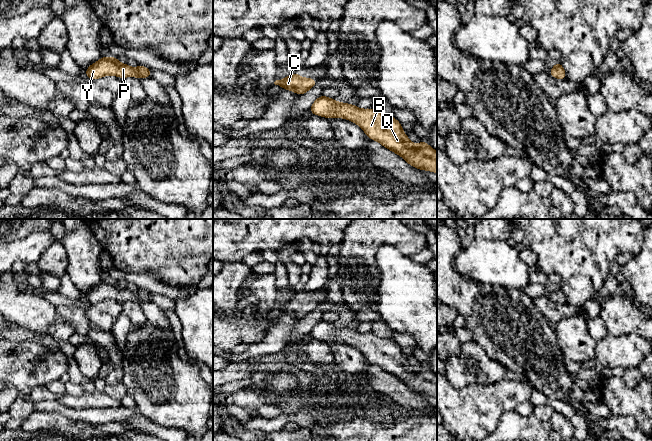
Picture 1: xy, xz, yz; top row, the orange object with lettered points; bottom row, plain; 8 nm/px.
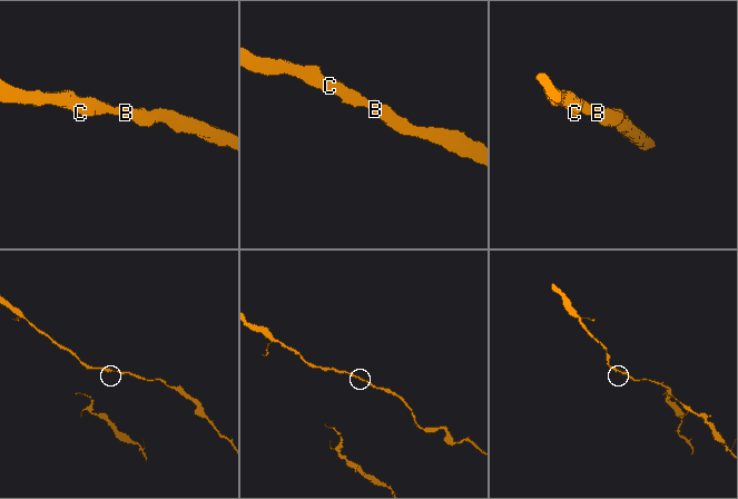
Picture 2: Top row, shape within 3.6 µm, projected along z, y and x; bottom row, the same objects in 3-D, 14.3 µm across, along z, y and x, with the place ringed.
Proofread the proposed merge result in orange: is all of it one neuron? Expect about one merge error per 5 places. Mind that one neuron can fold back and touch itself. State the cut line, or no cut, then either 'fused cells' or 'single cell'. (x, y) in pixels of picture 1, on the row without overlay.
cut none; single cell

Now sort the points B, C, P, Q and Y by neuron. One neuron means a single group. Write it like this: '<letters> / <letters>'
B C P Q Y

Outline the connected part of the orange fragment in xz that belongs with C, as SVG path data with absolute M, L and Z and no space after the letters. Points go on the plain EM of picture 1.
M297 296L274 306L275 309L278 309L286 314L293 315L300 320L313 312L316 307L316 303L303 302Z

